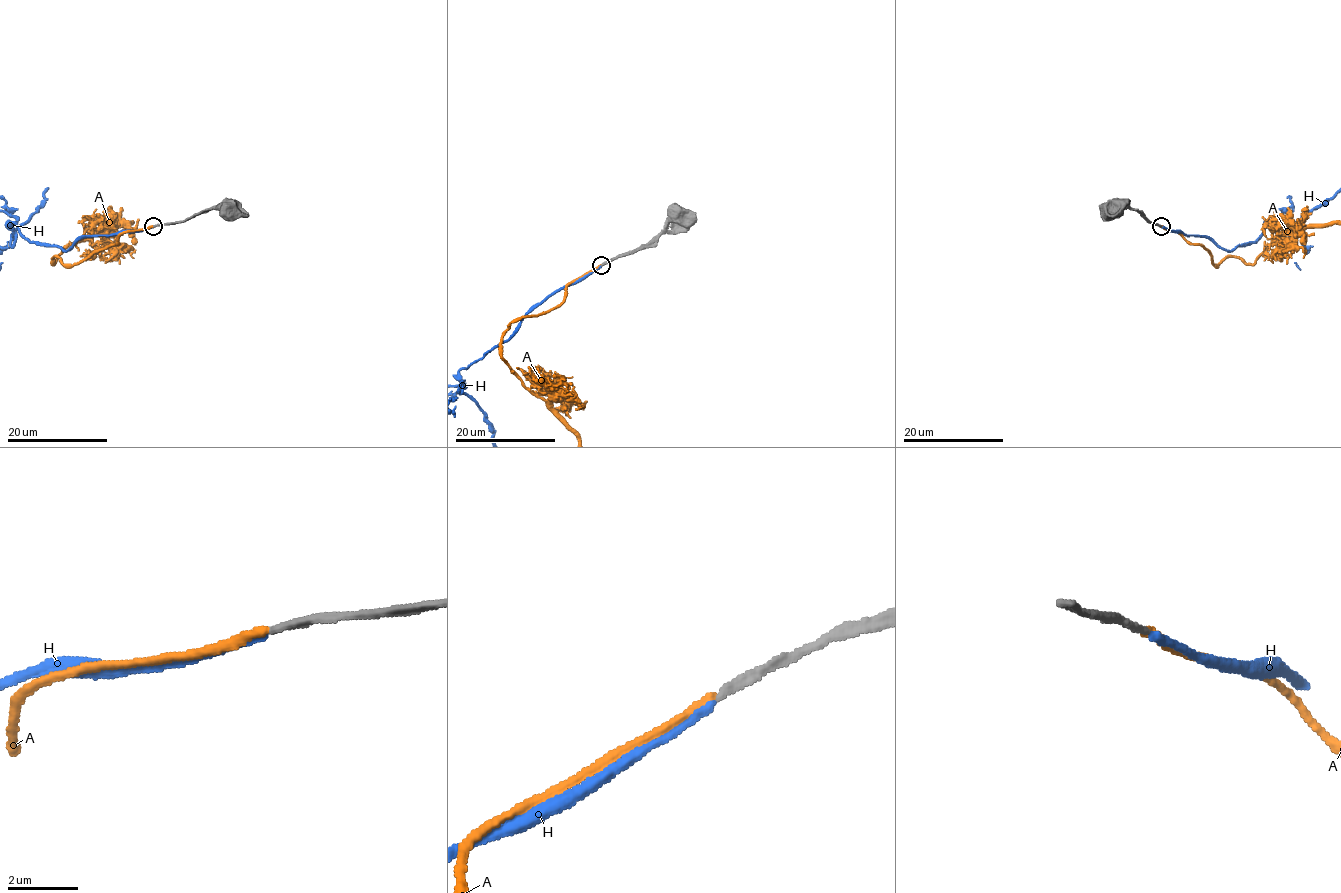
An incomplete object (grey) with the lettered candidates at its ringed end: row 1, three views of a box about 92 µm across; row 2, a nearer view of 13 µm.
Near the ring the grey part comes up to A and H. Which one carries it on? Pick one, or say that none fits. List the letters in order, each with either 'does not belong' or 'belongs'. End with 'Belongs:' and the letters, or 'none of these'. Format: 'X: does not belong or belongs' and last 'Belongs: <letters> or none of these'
A: does not belong
H: belongs
Belongs: H

